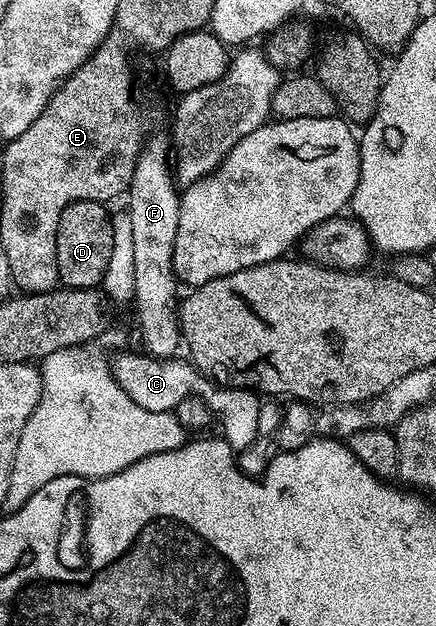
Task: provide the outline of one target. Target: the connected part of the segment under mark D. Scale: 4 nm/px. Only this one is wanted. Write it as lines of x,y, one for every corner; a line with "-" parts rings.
74,201
62,209
56,227
56,264
60,283
65,288
96,289
103,284
114,246
114,231
109,208
98,201

